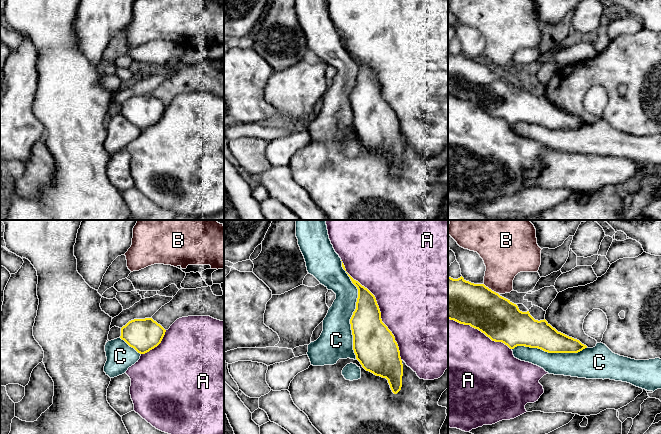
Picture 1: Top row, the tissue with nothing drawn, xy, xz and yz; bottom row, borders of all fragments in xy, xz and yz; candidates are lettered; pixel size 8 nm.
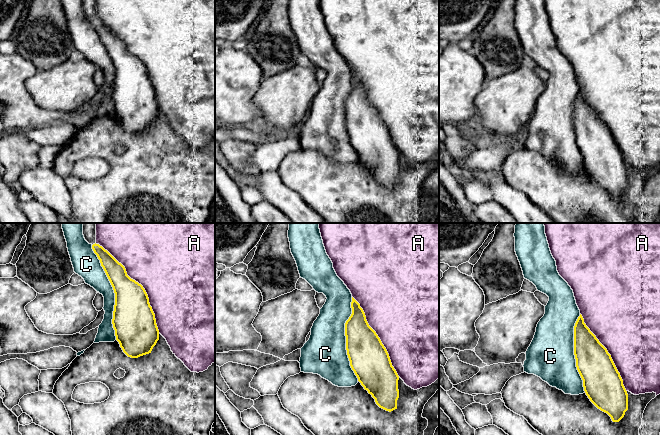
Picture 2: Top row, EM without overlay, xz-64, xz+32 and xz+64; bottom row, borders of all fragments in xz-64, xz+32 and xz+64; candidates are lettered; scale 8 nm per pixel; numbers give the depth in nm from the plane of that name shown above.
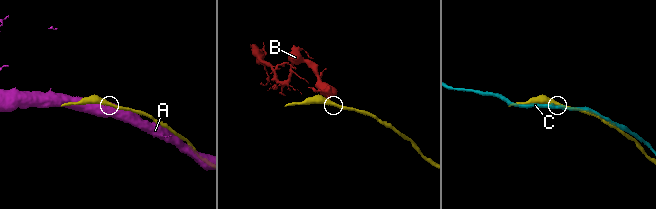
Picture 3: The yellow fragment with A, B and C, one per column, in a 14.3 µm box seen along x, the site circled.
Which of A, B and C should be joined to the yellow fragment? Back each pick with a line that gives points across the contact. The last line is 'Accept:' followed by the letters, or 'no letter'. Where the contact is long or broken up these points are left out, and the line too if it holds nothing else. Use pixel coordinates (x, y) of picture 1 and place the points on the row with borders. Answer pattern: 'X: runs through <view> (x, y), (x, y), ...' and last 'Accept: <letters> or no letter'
Accept: A

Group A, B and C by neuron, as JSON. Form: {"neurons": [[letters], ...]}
{"neurons": [["A"], ["B"], ["C"]]}

